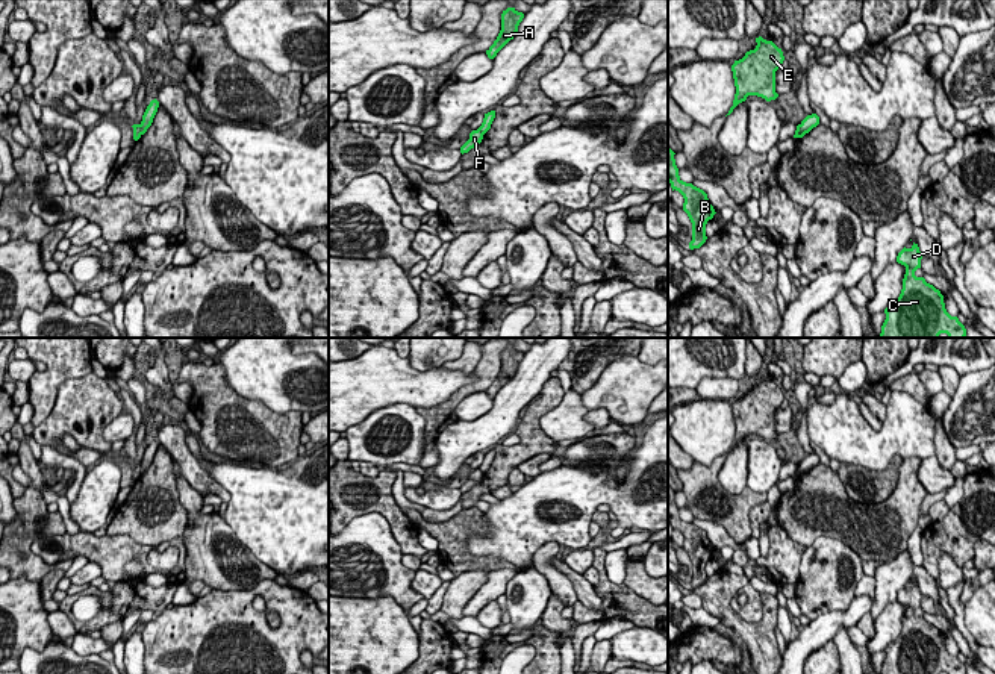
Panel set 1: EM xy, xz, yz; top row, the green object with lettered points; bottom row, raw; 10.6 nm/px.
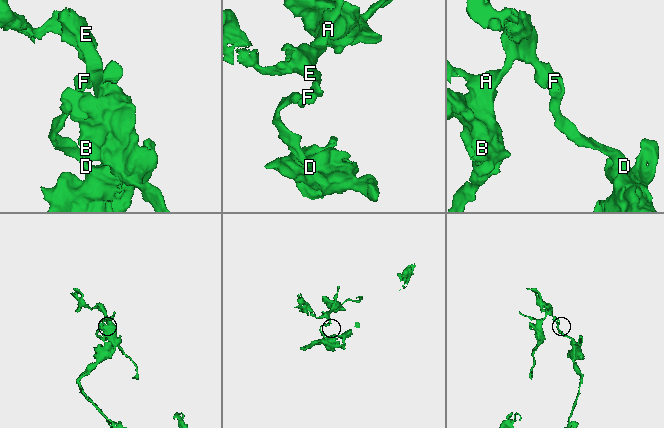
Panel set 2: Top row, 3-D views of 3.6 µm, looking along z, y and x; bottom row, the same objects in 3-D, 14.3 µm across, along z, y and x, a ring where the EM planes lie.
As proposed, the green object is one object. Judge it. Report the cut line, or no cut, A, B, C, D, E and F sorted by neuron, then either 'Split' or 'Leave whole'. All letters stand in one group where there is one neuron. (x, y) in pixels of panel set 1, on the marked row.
Split along xz (477, 129), (483, 134). Groups: A B E / C D F. Split

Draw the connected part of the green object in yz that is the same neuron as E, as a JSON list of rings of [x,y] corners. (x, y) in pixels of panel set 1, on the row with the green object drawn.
[[[762,36],[756,38],[756,42],[754,50],[747,51],[742,59],[731,65],[736,94],[727,115],[748,95],[757,95],[766,101],[778,97],[775,92],[775,71],[784,61],[783,51],[772,41]]]

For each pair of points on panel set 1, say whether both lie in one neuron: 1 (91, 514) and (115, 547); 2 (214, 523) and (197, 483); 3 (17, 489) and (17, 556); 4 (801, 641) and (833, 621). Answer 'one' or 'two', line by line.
1: two
2: two
3: two
4: one

